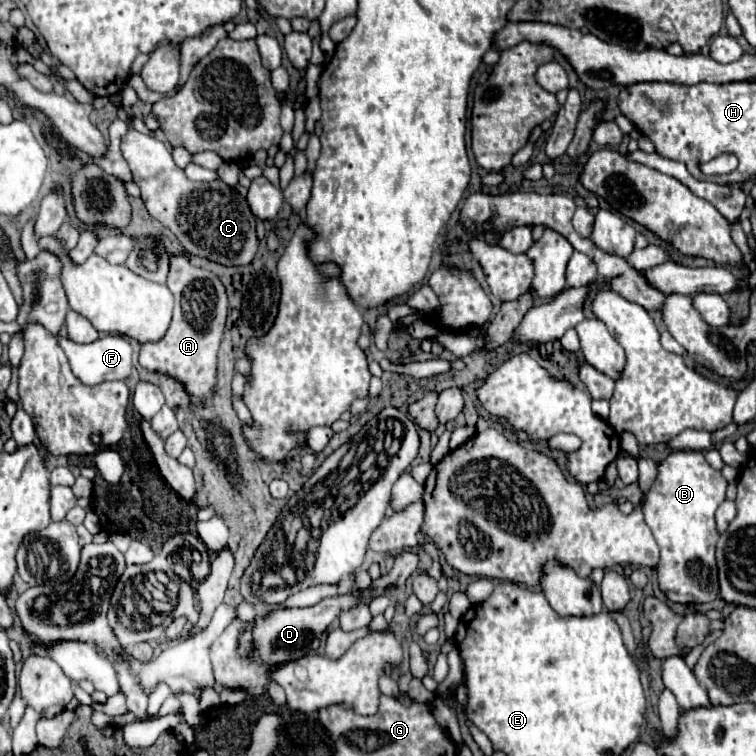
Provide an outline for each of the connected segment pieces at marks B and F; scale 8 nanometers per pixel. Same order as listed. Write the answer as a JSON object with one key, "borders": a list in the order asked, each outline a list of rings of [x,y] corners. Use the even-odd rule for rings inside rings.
{"borders":[[[[672,451],[658,465],[658,475],[644,497],[644,519],[660,547],[660,561],[656,565],[658,583],[668,601],[674,603],[710,603],[718,597],[718,567],[716,567],[716,521],[714,513],[726,499],[726,479],[720,471],[712,469],[702,451]]],[[[102,335],[94,343],[74,343],[68,337],[60,337],[60,347],[64,349],[68,363],[72,367],[72,373],[86,385],[98,385],[102,381],[112,381],[112,379],[126,379],[132,373],[132,347],[122,335]]]]}

